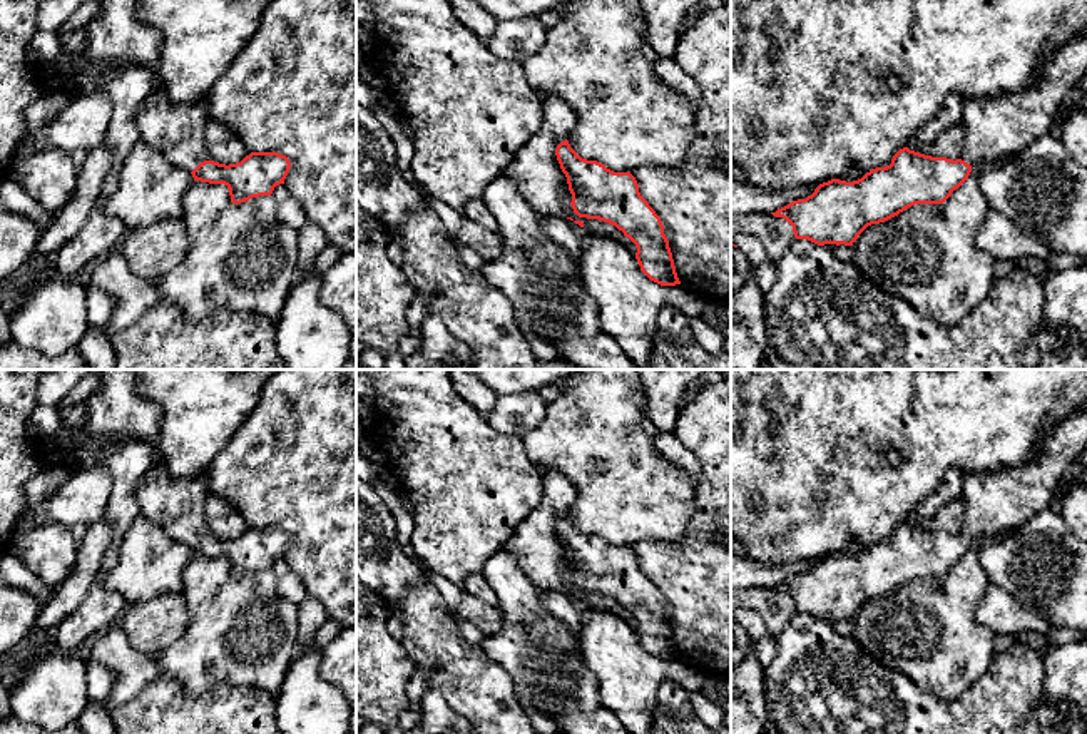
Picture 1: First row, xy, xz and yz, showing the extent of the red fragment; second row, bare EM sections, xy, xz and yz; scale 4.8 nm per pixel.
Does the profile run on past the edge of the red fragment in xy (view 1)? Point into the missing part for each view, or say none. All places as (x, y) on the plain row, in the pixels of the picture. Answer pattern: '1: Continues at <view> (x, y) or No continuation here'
1: Continues at xy (174, 504)

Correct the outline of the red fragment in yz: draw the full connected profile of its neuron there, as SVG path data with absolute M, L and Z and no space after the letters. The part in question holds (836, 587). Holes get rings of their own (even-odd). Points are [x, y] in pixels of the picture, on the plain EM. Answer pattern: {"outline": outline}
{"outline": "M1087 403L1055 428L1039 460L965 473L960 493L965 518L957 535L903 522L890 540L871 543L853 557L823 557L806 573L771 589L786 594L796 614L818 620L853 620L868 600L885 597L915 579L943 579L980 537L1015 530L1050 508L1065 468L1085 448Z"}

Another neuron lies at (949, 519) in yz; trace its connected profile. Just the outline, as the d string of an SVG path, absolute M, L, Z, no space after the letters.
M957 498L942 507L931 518L921 518L916 512L913 512L906 522L925 530L957 535L962 530L963 518L965 505L960 498Z

